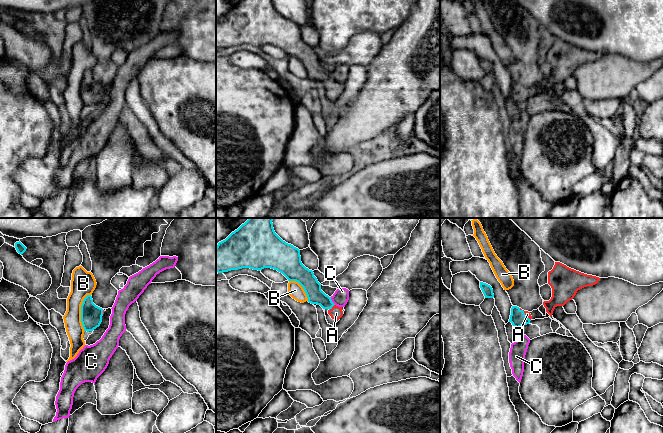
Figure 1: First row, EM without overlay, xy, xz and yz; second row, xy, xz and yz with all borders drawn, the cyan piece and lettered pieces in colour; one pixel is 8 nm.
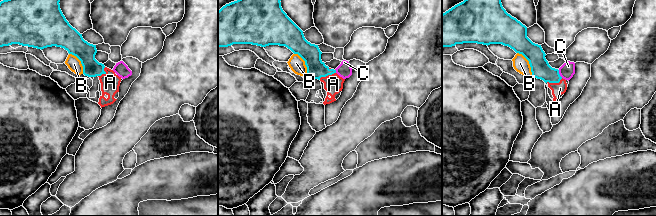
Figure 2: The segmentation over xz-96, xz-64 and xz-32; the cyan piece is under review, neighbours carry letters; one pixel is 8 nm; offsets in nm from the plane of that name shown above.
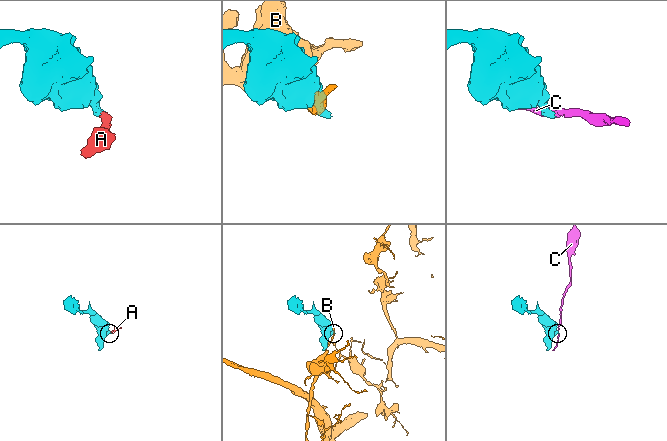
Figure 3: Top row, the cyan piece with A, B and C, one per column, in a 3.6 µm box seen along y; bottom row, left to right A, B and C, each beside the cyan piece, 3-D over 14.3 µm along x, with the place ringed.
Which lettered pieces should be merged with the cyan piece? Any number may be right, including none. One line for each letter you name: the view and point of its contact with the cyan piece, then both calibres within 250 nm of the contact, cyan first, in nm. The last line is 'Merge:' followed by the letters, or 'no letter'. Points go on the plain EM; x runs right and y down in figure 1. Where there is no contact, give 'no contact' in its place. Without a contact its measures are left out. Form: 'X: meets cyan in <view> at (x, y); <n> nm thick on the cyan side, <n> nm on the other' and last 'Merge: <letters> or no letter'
A: meets cyan in xz at (332, 82); 140 nm thick on the cyan side, 100 nm on the other
Merge: A

